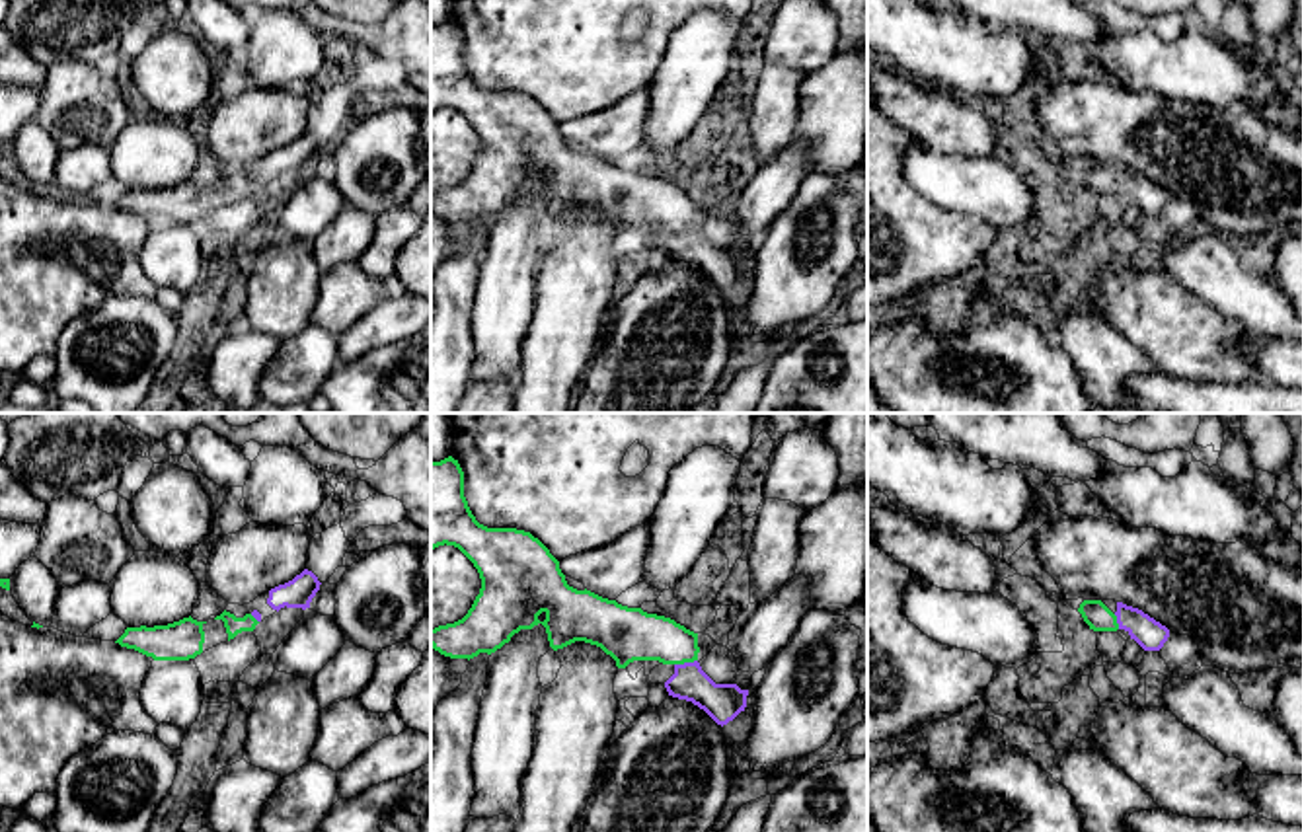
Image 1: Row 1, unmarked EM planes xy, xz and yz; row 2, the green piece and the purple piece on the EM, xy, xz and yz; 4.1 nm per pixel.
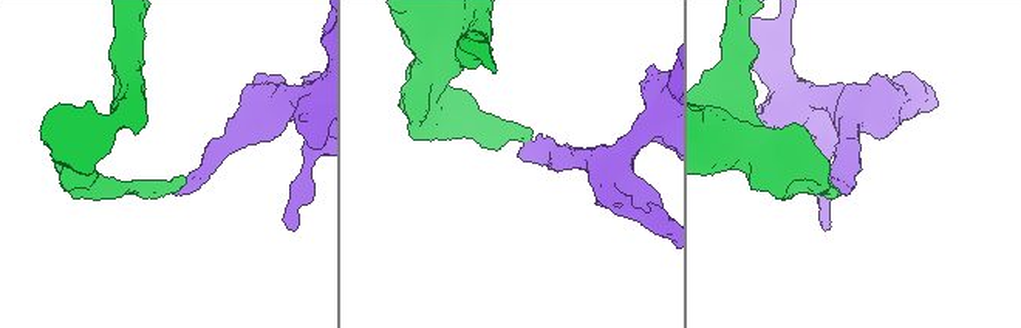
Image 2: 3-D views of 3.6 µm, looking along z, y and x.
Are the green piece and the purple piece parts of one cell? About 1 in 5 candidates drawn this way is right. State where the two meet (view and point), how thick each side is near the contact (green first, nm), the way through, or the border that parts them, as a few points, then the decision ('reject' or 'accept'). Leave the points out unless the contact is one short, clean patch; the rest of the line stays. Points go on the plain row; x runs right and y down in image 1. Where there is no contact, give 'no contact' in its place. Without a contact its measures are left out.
contact xz (685, 225); calibres 220 and 160 nm; way xz (632, 197), (661, 201), (685, 225), (687, 234), (722, 265); accept

